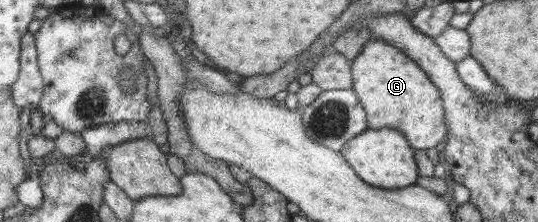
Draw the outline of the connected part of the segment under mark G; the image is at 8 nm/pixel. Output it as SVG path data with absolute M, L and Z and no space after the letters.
M375 38L363 44L361 52L350 61L351 89L361 108L367 114L367 129L394 129L399 132L414 151L434 148L444 140L446 136L446 124L443 121L443 107L441 97L435 85L427 78L427 75L407 58L401 50L395 46L389 46L382 39Z

